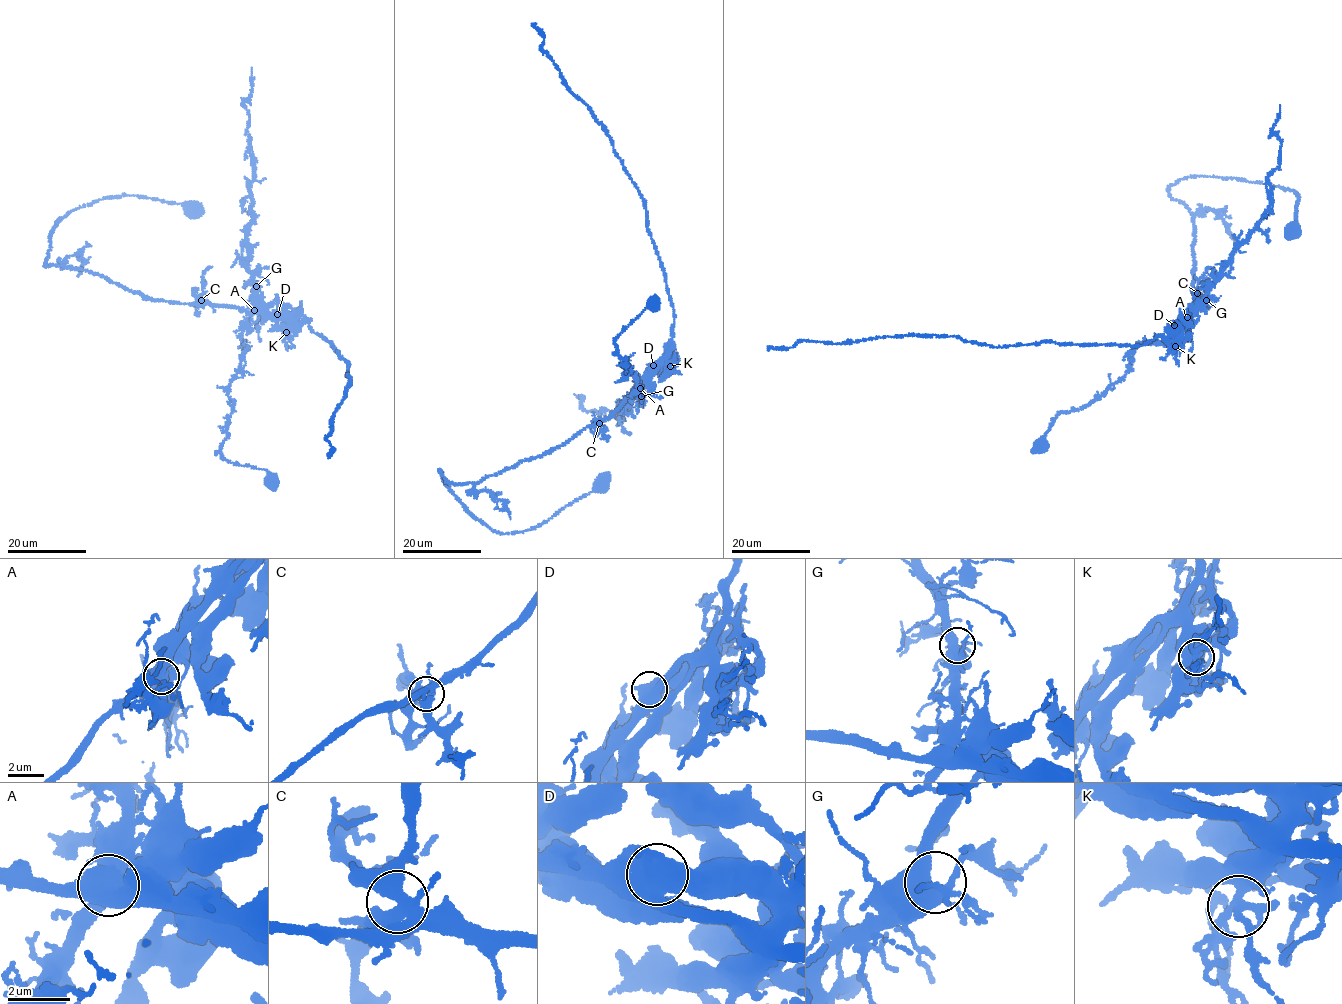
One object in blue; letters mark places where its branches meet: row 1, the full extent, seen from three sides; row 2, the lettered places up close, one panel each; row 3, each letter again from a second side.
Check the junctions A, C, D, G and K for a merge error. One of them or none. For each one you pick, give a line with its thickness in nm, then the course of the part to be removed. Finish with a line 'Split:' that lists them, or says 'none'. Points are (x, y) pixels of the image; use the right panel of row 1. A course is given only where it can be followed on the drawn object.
A: calibre 600 nm; course (1186, 317), (1269, 206), (1266, 178), (1279, 165), (1281, 140), (1271, 131), (1280, 105)
Split: A

